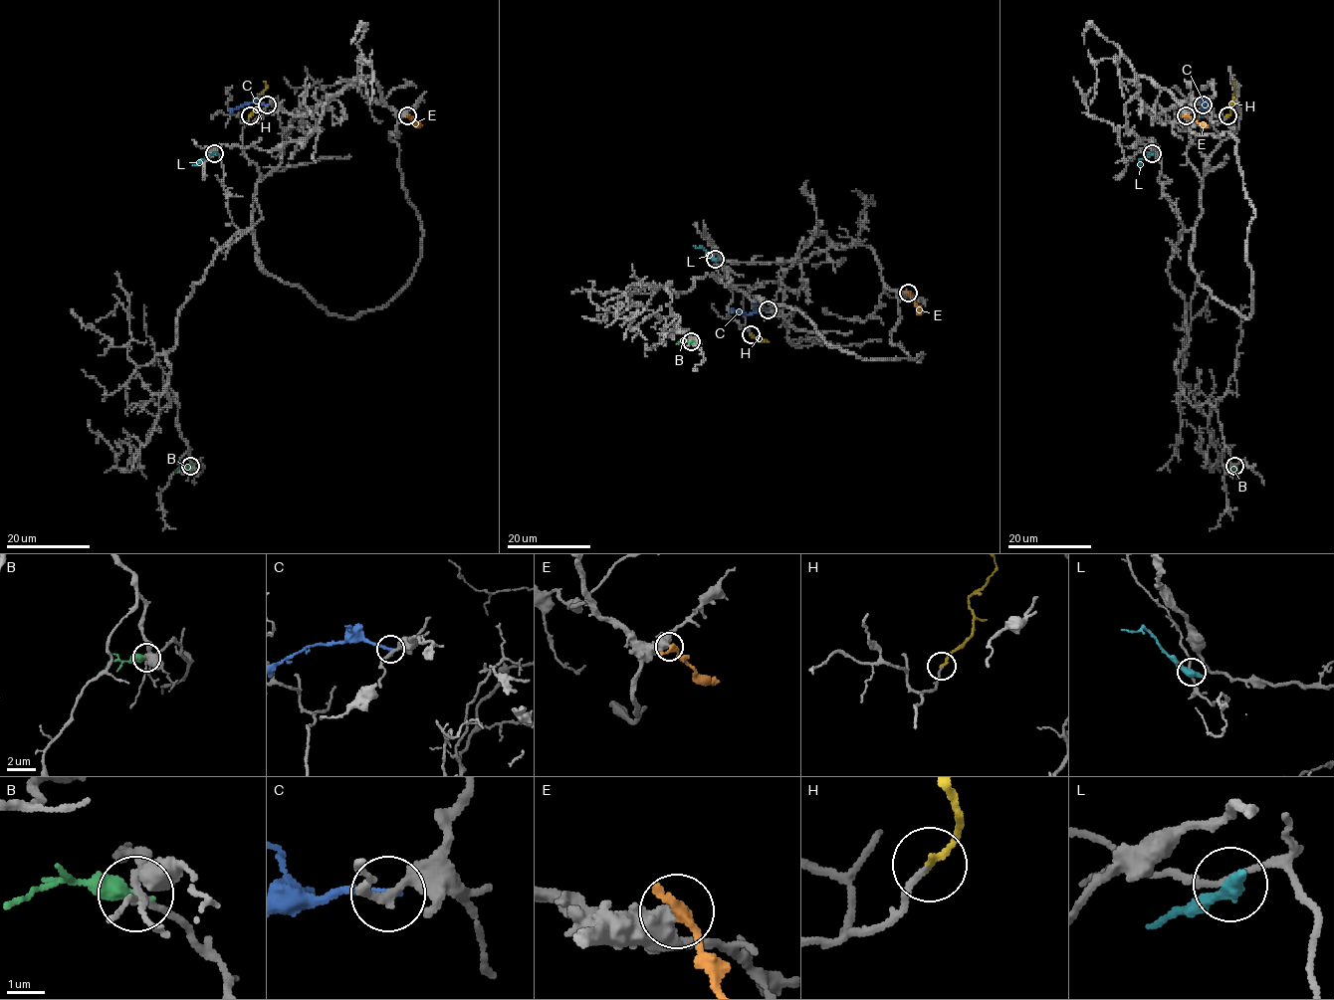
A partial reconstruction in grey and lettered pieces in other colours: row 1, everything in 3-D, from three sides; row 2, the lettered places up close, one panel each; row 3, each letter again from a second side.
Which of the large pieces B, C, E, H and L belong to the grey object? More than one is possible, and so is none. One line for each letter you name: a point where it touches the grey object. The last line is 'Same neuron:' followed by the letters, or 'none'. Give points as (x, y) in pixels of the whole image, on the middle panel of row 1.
H: (751, 334)
Same neuron: H

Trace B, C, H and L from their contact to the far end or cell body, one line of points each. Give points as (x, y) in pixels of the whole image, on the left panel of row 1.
B: (190, 467), (176, 472)
C: (267, 104), (244, 102), (229, 111)
H: (250, 115), (260, 103), (259, 96), (266, 87), (264, 82)
L: (214, 153), (193, 165)

